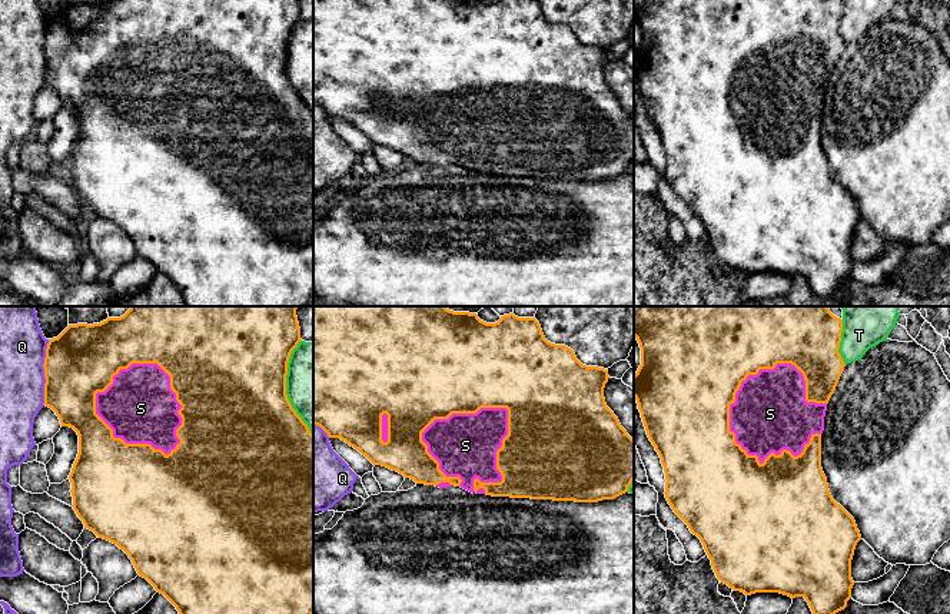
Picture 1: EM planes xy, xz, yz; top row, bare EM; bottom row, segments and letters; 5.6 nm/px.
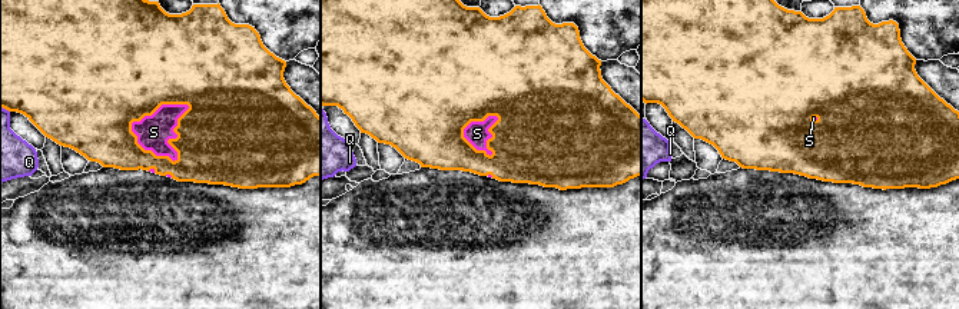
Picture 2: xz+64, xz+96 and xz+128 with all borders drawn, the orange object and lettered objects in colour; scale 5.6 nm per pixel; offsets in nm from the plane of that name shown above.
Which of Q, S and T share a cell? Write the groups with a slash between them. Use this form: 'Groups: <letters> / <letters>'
Groups: Q / S / T

